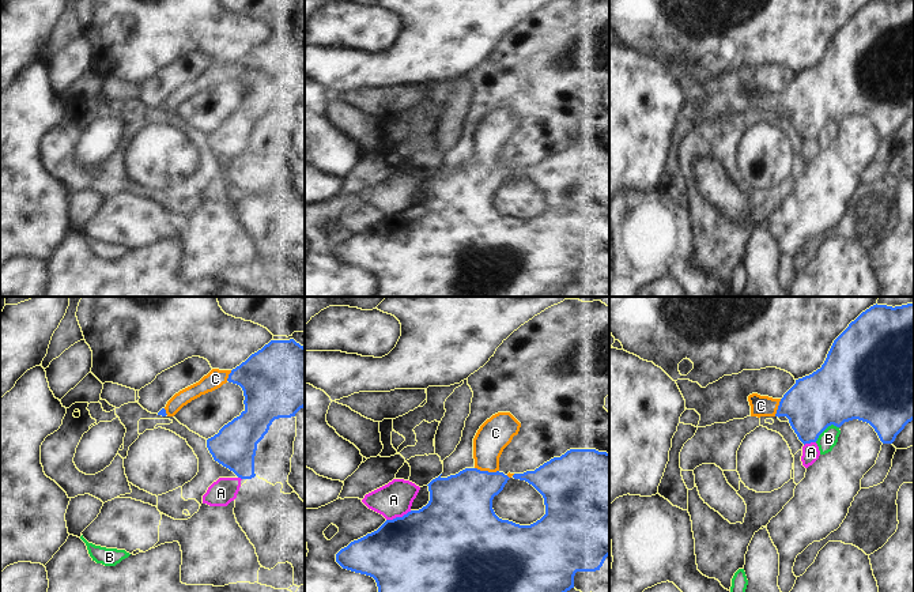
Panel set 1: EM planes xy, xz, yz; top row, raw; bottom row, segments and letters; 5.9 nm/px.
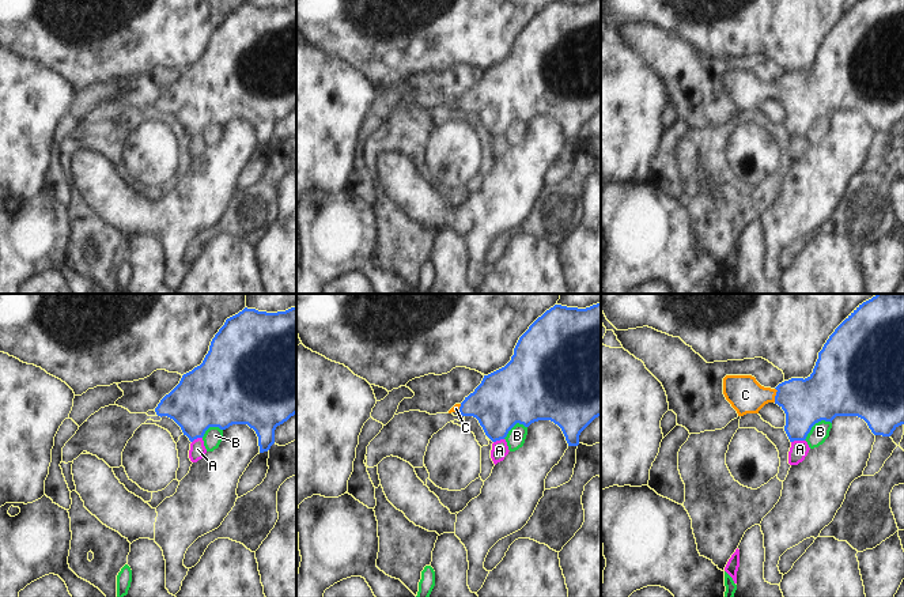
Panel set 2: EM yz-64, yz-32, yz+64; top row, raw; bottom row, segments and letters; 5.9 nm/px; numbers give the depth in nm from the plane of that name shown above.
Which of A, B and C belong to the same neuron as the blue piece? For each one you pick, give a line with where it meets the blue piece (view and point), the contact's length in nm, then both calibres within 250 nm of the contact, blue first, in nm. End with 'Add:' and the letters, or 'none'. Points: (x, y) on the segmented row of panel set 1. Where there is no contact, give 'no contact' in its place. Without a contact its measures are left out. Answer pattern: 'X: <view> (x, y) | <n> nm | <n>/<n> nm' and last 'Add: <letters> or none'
C: xz (487, 471) | 150 nm | 360/190 nm
Add: C

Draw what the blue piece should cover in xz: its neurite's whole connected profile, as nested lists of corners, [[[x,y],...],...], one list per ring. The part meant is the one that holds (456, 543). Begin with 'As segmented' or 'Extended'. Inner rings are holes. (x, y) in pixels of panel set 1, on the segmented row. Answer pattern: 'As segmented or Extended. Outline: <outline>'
Extended. Outline: [[[510,412],[492,415],[473,438],[473,468],[433,479],[427,484],[430,501],[426,506],[386,520],[377,531],[351,542],[336,554],[336,562],[343,569],[373,577],[378,592],[567,592],[574,588],[577,572],[600,570],[609,555],[609,453],[570,449],[535,471],[505,475],[499,471],[499,457],[520,427]],[[511,476],[532,484],[544,498],[545,514],[530,525],[502,520],[492,509],[494,497]]]

